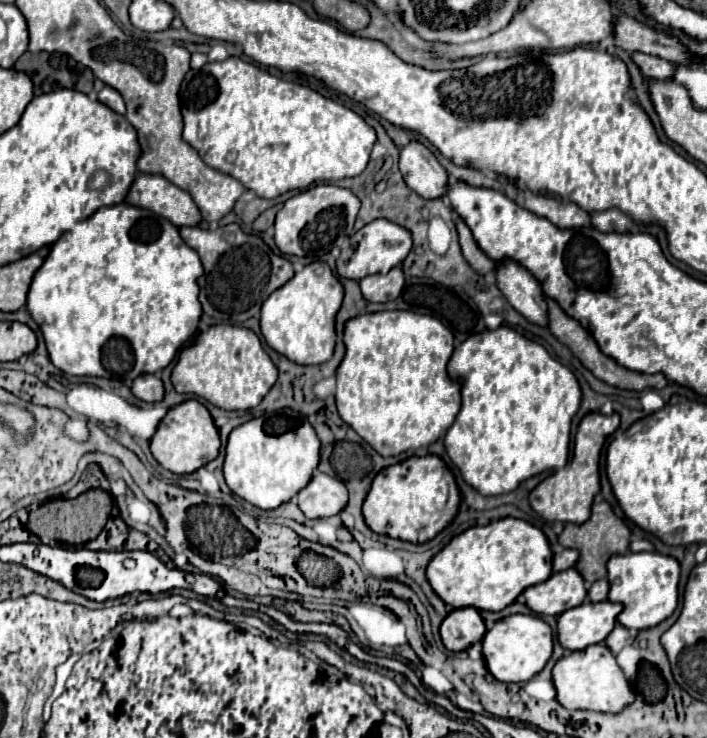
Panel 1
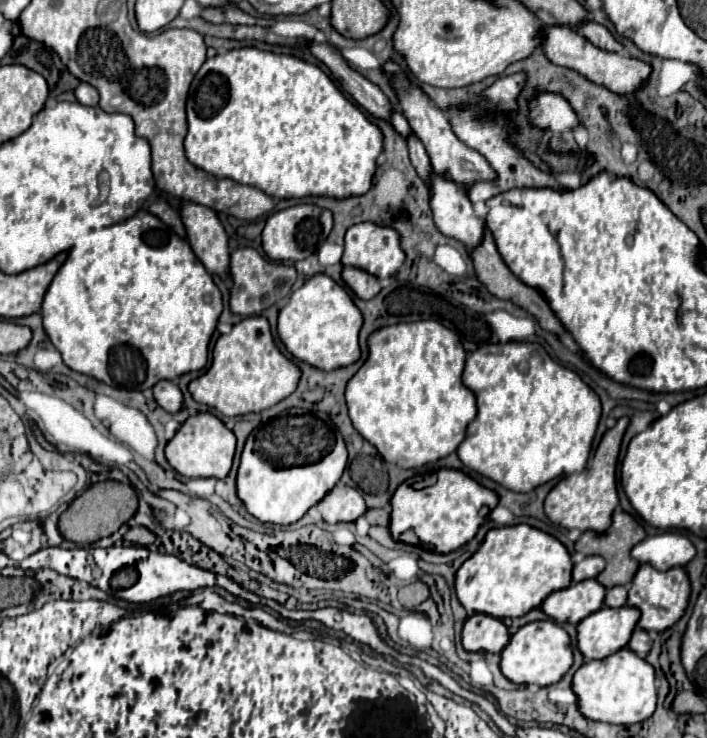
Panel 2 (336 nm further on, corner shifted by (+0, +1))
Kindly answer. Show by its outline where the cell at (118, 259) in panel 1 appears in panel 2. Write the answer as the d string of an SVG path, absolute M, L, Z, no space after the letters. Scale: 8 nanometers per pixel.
M138 211L134 217L110 225L110 227L102 227L102 229L94 229L90 233L86 233L70 251L66 263L60 267L60 271L56 273L54 281L50 283L46 295L44 295L44 303L42 303L42 319L44 319L44 329L52 341L52 345L60 351L64 363L78 373L84 373L88 377L94 377L98 381L104 381L110 387L118 387L118 389L126 389L126 391L144 391L144 389L152 389L158 381L162 379L178 379L184 373L190 371L200 371L206 367L208 363L208 345L210 339L214 335L218 317L222 313L222 295L220 289L216 287L212 275L206 271L206 267L196 259L196 255L192 253L192 247L188 245L186 239L178 237L174 231L170 231L158 217L150 215L148 211Z

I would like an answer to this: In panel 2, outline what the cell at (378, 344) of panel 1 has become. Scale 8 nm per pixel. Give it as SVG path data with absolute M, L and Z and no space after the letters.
M416 321L382 327L368 337L370 355L358 373L348 381L346 403L358 433L370 441L386 463L402 469L418 469L448 457L466 437L468 423L476 417L476 397L462 383L464 347L454 331L438 321Z

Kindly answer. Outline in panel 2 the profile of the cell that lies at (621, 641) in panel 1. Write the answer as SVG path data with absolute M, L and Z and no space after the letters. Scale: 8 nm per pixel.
M636 629L636 631L632 633L632 639L630 639L628 647L630 647L638 657L646 659L646 655L648 655L648 651L650 651L650 647L652 647L652 635L650 635L648 631L644 631L644 629Z

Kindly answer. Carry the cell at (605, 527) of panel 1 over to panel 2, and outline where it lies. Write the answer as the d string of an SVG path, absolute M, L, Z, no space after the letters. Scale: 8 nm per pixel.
M620 507L614 511L614 521L612 527L606 533L594 533L594 531L586 531L582 533L582 537L576 541L576 551L584 553L584 555L602 555L606 559L606 569L596 577L598 583L602 583L606 589L616 587L616 585L630 585L640 563L636 559L630 557L630 551L636 543L640 543L646 537L642 525L628 513L624 513Z

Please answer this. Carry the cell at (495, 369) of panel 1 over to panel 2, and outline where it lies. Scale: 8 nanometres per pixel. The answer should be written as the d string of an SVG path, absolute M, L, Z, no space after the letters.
M518 341L482 345L468 357L462 381L472 389L478 401L478 415L468 425L468 437L456 451L468 469L490 477L510 491L528 493L554 477L582 471L588 465L592 441L602 415L600 397L574 371L552 361L544 347Z

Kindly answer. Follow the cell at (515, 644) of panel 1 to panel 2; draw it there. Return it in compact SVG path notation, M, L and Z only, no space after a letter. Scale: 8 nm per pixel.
M534 621L524 625L502 651L502 673L516 685L540 685L548 687L558 683L566 671L572 667L572 645L570 635L554 621Z

